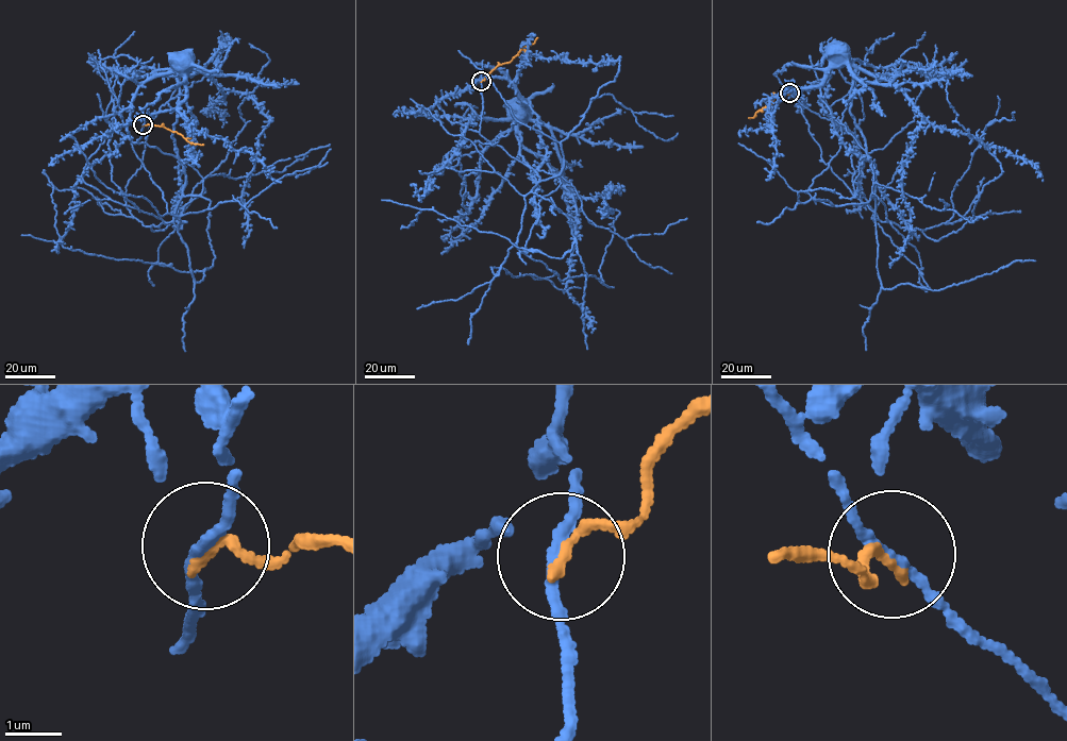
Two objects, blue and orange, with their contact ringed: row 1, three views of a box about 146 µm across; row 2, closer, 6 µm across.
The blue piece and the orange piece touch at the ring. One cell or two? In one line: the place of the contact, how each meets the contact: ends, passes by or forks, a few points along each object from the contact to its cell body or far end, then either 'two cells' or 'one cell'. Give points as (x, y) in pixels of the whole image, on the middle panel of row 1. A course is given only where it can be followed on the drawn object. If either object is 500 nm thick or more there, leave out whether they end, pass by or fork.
place (481, 81); blue passes by; orange ends; course blue (481, 82), (481, 77), (505, 78), (524, 100), (522, 105), (526, 105), (519, 107); course orange (481, 81), (538, 37); two cells

